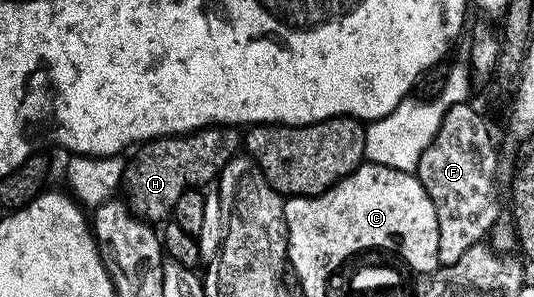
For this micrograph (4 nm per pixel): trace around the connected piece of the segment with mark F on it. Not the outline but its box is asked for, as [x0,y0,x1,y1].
[417,101,499,266]

